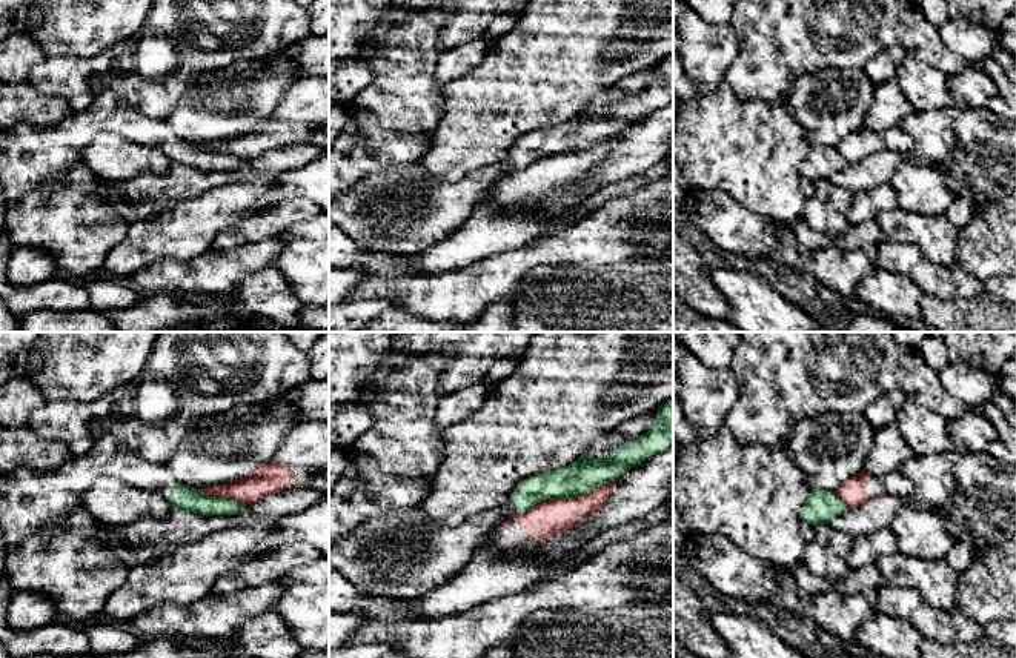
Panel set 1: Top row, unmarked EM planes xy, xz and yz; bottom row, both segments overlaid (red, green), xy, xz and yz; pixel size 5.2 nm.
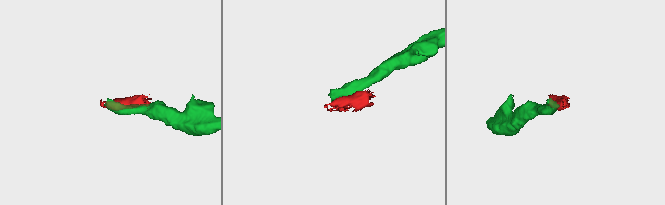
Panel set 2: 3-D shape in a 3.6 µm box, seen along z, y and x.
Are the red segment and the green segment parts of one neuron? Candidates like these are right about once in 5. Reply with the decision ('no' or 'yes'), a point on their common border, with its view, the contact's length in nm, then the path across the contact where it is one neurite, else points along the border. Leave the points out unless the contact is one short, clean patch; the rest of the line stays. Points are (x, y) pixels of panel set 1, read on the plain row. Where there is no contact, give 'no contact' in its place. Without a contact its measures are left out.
no; meets red in xz at (564, 154); contact 550 nm long

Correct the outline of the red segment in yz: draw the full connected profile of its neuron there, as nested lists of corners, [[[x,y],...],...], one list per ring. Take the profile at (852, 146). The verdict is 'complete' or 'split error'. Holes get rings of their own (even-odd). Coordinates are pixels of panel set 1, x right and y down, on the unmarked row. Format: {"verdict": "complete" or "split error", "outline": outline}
{"verdict": "split error", "outline": [[[862,126],[861,129],[847,134],[836,145],[836,149],[845,161],[852,164],[885,148],[907,157],[913,152],[915,143],[901,126],[890,128],[882,134],[872,132],[868,128]]]}

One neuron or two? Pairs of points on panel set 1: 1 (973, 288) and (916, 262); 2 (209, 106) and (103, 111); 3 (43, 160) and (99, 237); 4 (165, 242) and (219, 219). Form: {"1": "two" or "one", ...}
{"1": "one", "2": "two", "3": "two", "4": "one"}

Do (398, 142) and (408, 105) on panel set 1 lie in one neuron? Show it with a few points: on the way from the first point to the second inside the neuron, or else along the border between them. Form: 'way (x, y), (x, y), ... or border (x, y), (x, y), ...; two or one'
border (388, 129), (424, 136); two

